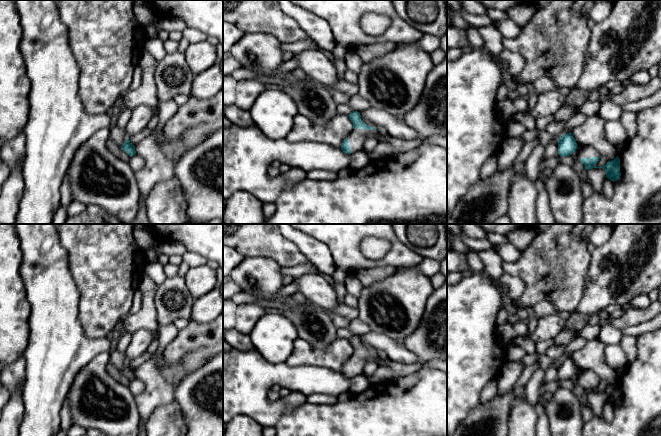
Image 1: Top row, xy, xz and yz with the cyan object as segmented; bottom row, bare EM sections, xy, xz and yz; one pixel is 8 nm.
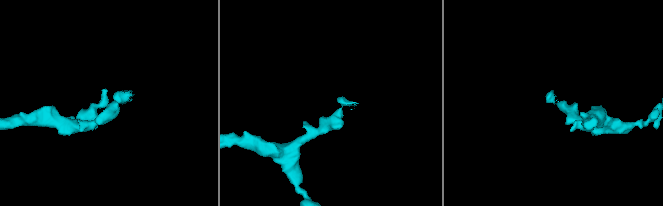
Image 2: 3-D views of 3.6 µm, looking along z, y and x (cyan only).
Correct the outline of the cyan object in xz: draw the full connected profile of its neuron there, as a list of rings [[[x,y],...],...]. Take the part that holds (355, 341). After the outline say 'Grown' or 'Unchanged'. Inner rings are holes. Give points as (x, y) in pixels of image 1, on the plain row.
[[[353,335],[348,339],[353,348],[353,354],[351,358],[343,365],[341,374],[346,378],[361,375],[365,368],[365,365],[369,361],[377,362],[379,356],[377,351],[370,351],[365,348],[361,342],[361,339],[357,335]]]. Grown

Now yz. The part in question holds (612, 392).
[[[571,356],[562,359],[558,363],[558,378],[561,381],[570,380],[575,375],[577,376],[578,383],[586,394],[603,392],[606,395],[606,402],[611,405],[615,406],[620,402],[620,383],[618,380],[614,384],[607,386],[603,391],[596,391],[595,389],[598,387],[601,380],[593,371],[578,370]]]. Grown

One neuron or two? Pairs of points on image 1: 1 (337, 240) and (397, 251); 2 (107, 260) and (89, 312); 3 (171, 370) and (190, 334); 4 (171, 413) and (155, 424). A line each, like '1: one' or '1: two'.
1: one
2: one
3: one
4: one

